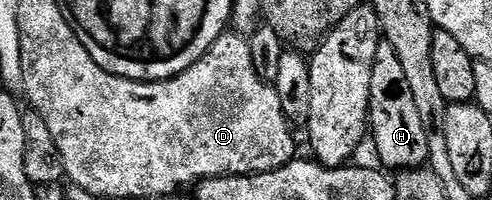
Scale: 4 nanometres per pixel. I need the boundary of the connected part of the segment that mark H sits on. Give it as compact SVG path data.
M385 40L379 41L376 60L372 64L368 130L372 138L374 134L374 150L387 171L401 172L422 168L429 163L428 132L424 132L424 123L420 120L420 112L416 108L400 59L396 52L392 52L392 44Z

